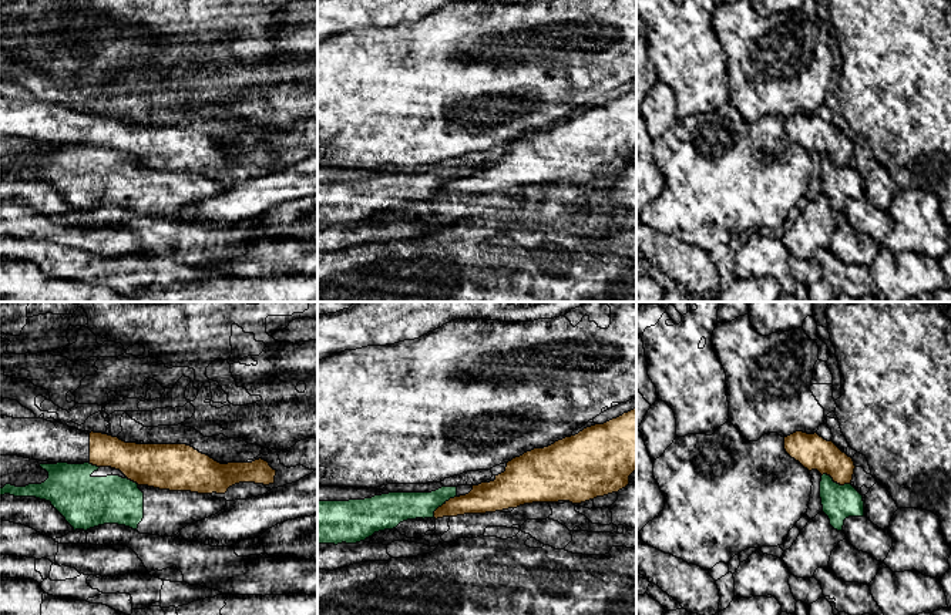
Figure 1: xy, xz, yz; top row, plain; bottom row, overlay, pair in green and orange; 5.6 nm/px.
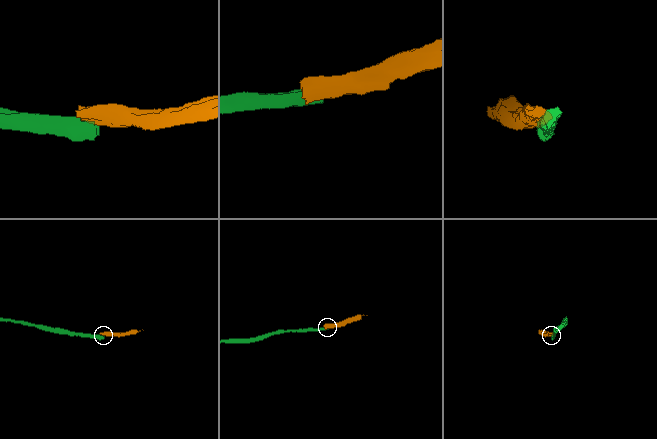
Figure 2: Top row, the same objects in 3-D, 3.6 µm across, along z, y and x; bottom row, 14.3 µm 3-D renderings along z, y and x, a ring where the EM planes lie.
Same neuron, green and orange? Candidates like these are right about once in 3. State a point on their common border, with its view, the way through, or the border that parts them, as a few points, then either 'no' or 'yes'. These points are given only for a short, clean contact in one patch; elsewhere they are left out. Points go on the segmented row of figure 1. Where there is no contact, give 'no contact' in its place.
meets green in xz at (442, 504); border along xz (456, 496), (446, 500), (434, 511), (433, 517); no

